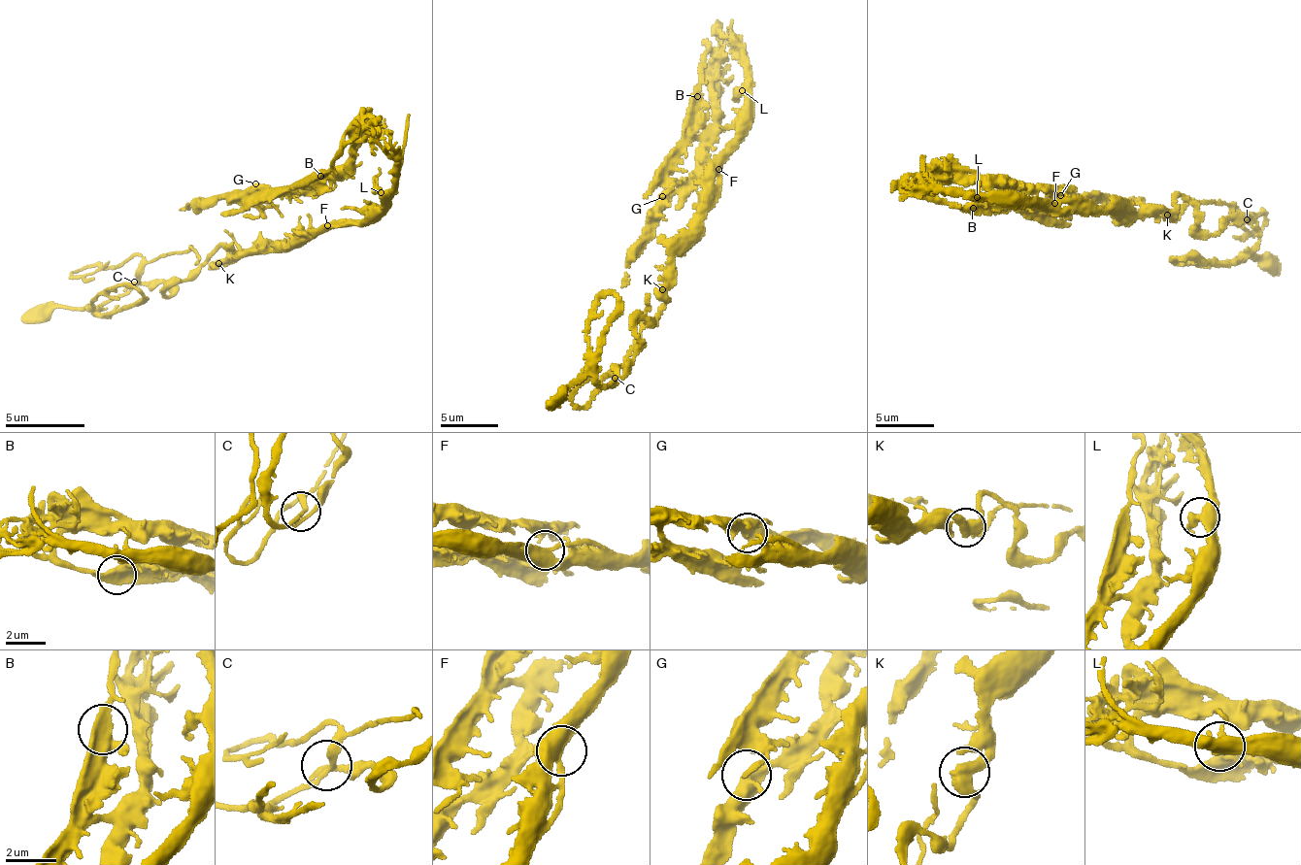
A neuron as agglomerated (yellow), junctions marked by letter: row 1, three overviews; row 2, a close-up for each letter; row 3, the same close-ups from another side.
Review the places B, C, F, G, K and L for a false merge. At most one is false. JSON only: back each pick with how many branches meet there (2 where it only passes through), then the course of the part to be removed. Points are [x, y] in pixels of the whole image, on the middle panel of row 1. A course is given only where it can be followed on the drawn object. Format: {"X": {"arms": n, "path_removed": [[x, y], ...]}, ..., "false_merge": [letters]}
{"false_merge": []}

